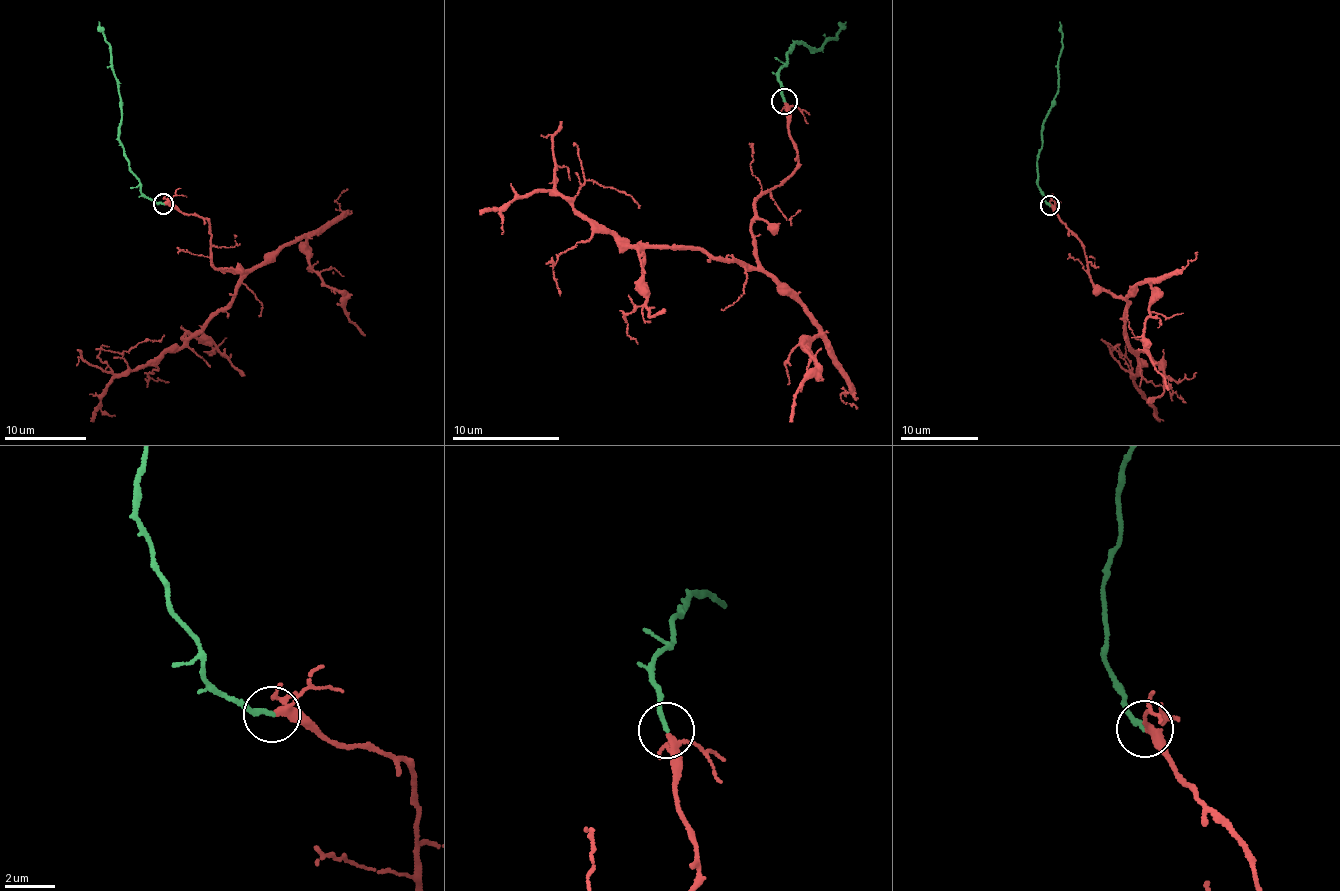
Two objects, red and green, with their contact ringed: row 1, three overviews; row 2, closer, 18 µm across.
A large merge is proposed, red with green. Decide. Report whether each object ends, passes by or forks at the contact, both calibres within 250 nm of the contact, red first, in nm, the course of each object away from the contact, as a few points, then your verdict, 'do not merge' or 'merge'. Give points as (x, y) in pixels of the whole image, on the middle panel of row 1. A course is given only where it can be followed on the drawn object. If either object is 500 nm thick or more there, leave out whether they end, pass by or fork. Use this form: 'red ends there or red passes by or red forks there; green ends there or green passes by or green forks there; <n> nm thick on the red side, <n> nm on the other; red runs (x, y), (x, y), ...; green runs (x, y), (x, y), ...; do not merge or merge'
red forks there; green ends there; 170 nm thick on the red side, 200 nm on the other; red runs (784, 101), (797, 162), (755, 204), (751, 267), (700, 250), (634, 247), (549, 192), (501, 209), (503, 233); green runs (784, 101), (782, 67), (794, 43), (824, 49), (826, 40), (838, 37), (845, 21); merge

